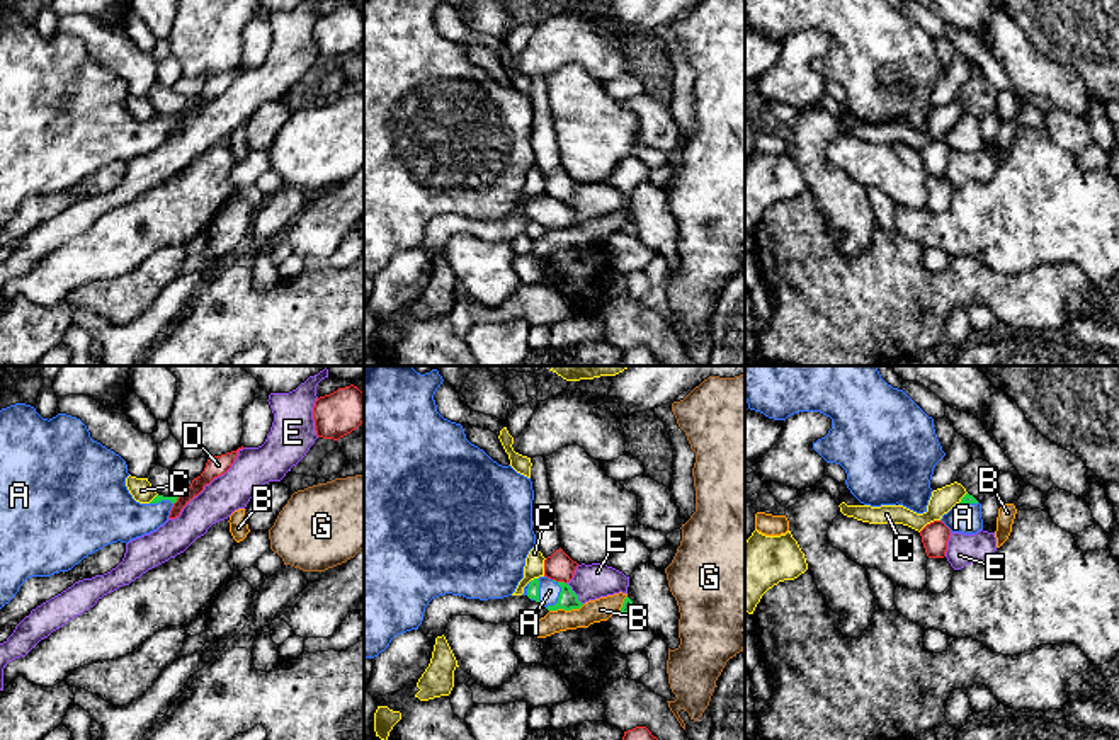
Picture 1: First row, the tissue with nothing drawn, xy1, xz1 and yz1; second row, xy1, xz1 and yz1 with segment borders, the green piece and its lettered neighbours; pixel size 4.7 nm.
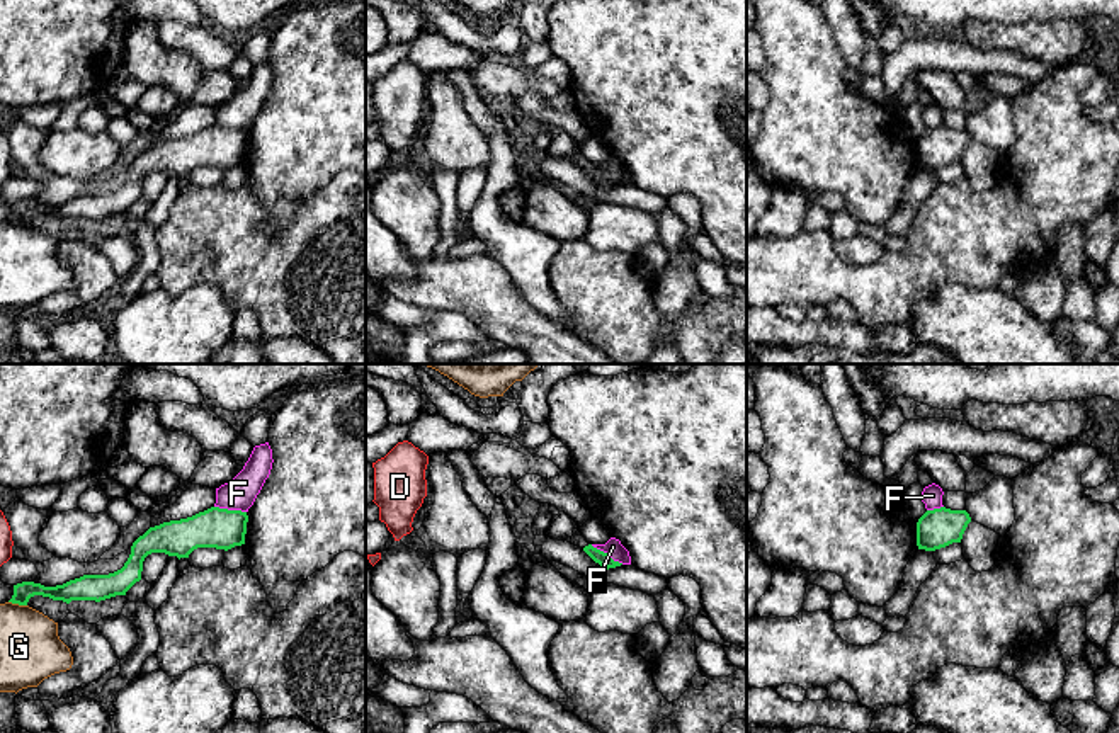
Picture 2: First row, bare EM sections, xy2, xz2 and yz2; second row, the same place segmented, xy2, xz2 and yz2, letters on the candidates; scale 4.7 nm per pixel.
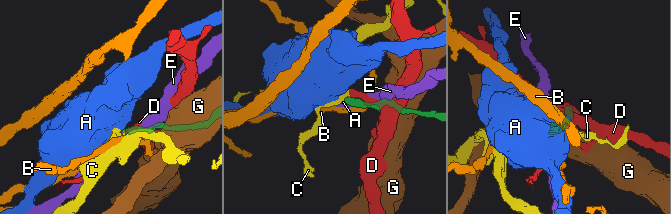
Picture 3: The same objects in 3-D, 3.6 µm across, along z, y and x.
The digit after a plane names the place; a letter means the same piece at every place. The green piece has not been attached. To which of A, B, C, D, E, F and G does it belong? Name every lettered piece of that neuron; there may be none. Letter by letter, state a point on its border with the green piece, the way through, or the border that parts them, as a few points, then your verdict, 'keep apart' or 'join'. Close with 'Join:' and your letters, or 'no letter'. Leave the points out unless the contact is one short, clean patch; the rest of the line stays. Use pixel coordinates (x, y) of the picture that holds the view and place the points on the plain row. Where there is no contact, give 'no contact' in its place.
A: xz1 (560, 215) | across xz1 (568, 218), (560, 215), (550, 210) | join
B: xz1 (567, 228) | along xz1 (584, 223), (573, 228), (550, 230) | keep apart
C: xz1 (534, 198) | along xz1 (536, 196), (529, 199) | keep apart
D: xz1 (560, 201) | along xz1 (553, 198), (565, 203) | keep apart
E: xz1 (575, 213) | keep apart
F: xy2 (230, 130) | along xy2 (215, 125), (245, 131) | keep apart
G: xy2 (17, 221) | along xy2 (9, 220), (26, 225) | keep apart
Join: A

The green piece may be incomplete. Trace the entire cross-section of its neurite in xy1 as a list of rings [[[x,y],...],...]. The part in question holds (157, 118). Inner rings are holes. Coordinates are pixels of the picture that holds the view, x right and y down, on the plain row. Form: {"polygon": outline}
{"polygon": [[[26,22],[0,29],[0,228],[27,197],[68,191],[104,165],[117,160],[128,163],[168,139],[184,111],[172,116],[156,114],[150,122],[139,122],[126,105],[128,95],[126,80],[94,60],[80,37],[58,32],[48,39]]]}

